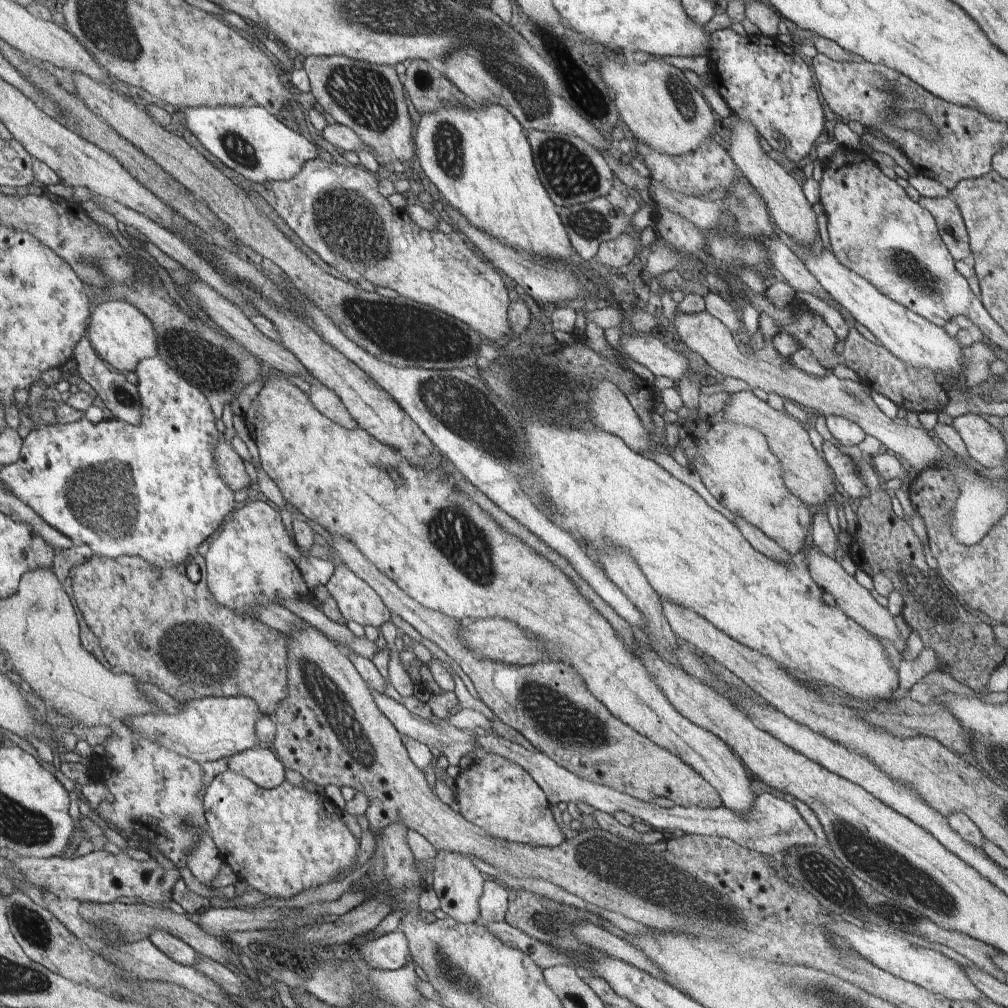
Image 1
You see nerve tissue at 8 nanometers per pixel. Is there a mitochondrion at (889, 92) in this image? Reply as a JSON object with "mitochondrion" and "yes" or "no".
{"mitochondrion":"yes"}

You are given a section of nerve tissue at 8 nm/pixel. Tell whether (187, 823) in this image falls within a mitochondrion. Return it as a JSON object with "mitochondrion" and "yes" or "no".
{"mitochondrion":"yes"}

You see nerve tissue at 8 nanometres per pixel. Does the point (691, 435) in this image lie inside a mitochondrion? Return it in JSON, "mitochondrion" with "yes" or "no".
{"mitochondrion":"no"}

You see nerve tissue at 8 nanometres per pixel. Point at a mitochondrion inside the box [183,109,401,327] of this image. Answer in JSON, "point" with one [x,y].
{"point":[237,149]}

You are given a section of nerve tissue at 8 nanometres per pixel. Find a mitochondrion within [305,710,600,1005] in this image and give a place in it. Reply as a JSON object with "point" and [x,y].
{"point":[448,971]}

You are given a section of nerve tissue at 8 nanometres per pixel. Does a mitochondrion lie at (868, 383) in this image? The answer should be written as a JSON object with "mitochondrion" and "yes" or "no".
{"mitochondrion":"no"}

